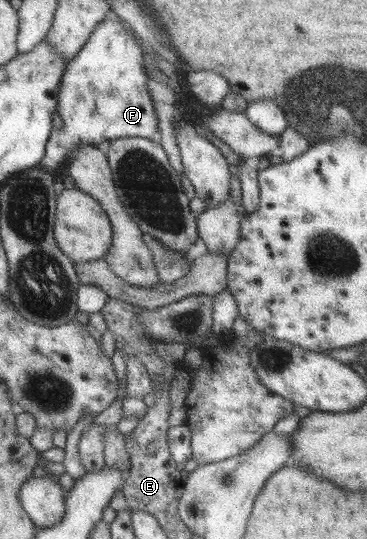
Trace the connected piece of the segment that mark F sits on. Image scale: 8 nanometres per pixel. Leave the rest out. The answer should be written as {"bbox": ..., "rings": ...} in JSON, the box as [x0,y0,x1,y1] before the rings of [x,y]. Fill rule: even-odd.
{"bbox":[40,19,158,171],"rings":[[[104,19],[90,34],[88,42],[82,46],[64,70],[63,80],[61,81],[59,92],[59,108],[62,118],[62,128],[54,130],[47,143],[47,152],[44,152],[44,159],[40,168],[46,168],[46,171],[56,170],[70,152],[74,153],[80,145],[96,145],[101,140],[109,142],[115,138],[124,138],[140,136],[152,140],[154,134],[158,132],[158,115],[154,109],[153,100],[150,91],[146,87],[149,80],[149,73],[144,67],[144,52],[140,44],[134,37],[134,31],[126,28],[122,24],[122,19],[111,20]]]}

